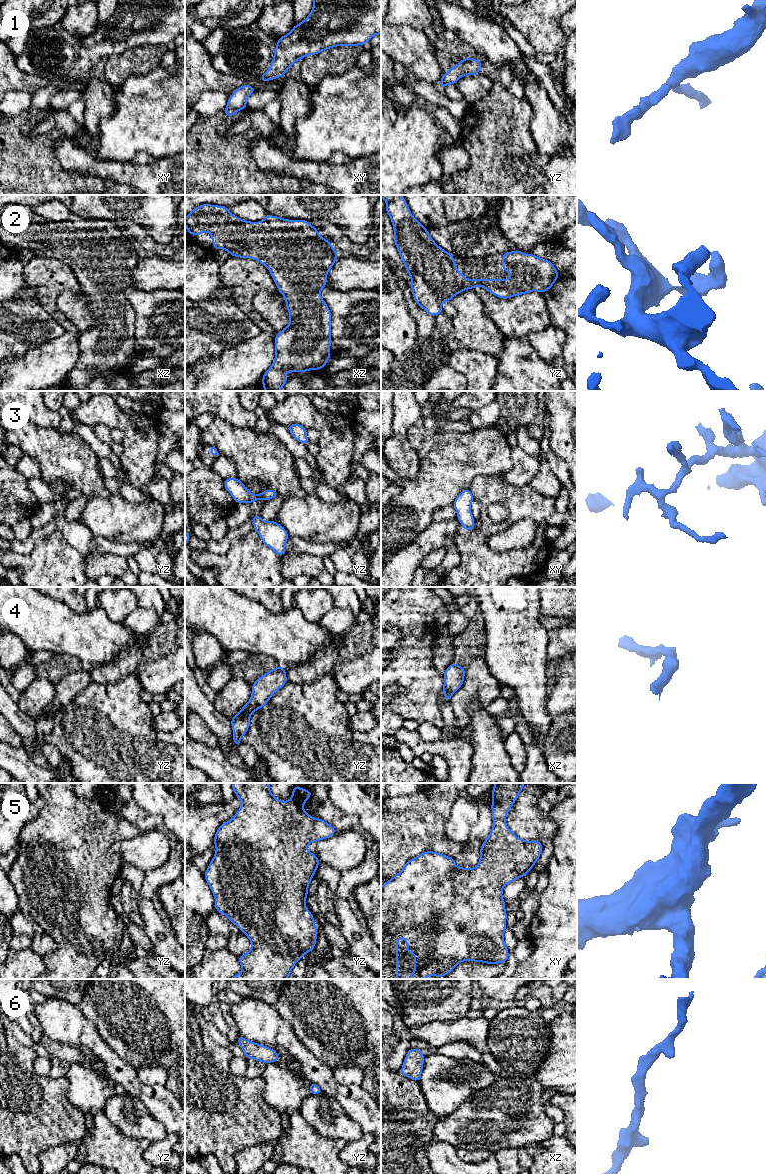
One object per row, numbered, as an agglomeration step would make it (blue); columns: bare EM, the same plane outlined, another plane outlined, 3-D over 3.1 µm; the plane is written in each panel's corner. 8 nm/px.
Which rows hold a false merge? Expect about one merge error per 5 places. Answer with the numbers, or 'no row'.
no row

